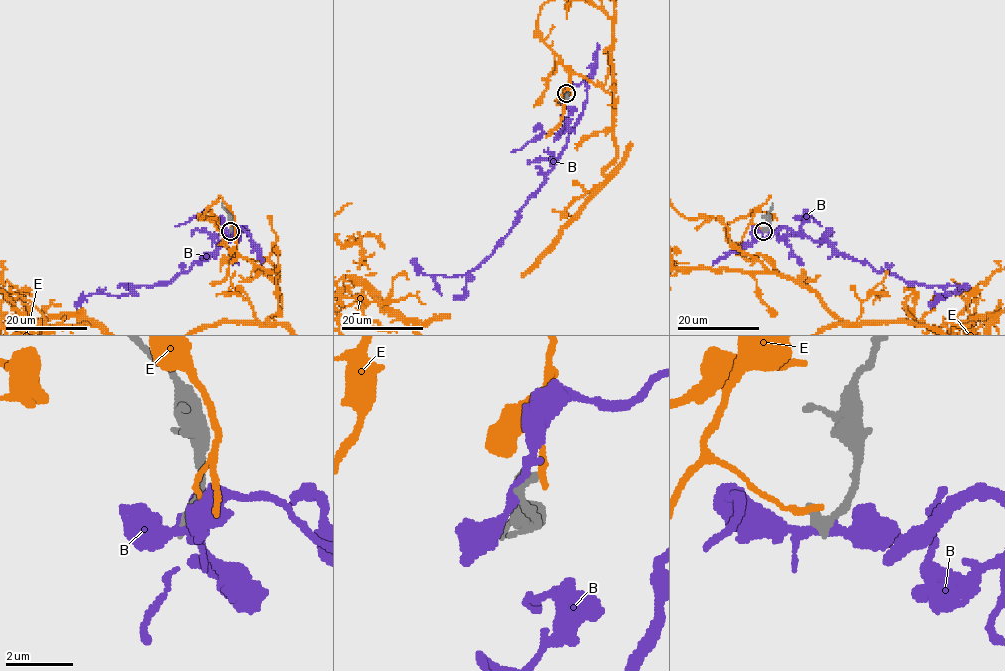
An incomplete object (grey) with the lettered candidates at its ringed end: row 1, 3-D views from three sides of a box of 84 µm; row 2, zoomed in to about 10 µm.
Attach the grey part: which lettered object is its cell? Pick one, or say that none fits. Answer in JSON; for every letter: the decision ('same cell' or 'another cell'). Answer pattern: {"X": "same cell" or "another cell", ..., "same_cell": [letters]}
{"B": "another cell", "E": "another cell", "same_cell": []}

